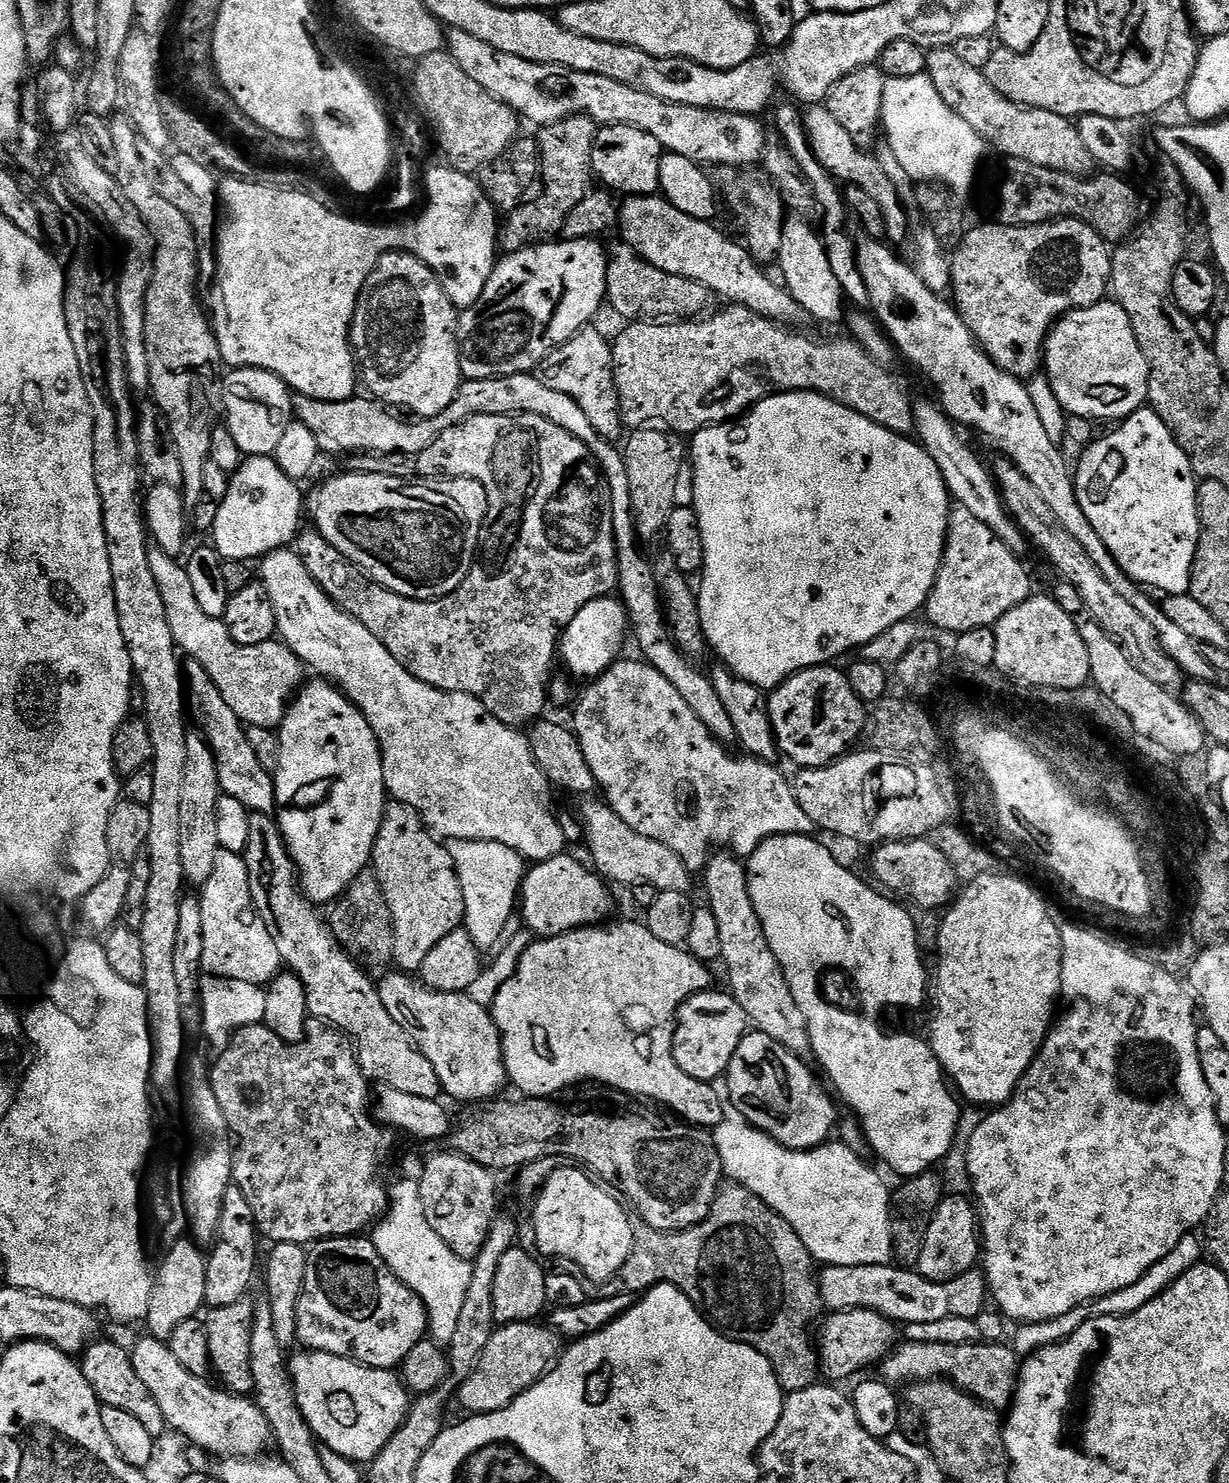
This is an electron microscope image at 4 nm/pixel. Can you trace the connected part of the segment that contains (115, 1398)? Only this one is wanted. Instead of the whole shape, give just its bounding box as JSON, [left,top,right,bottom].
[79,1338,166,1436]

